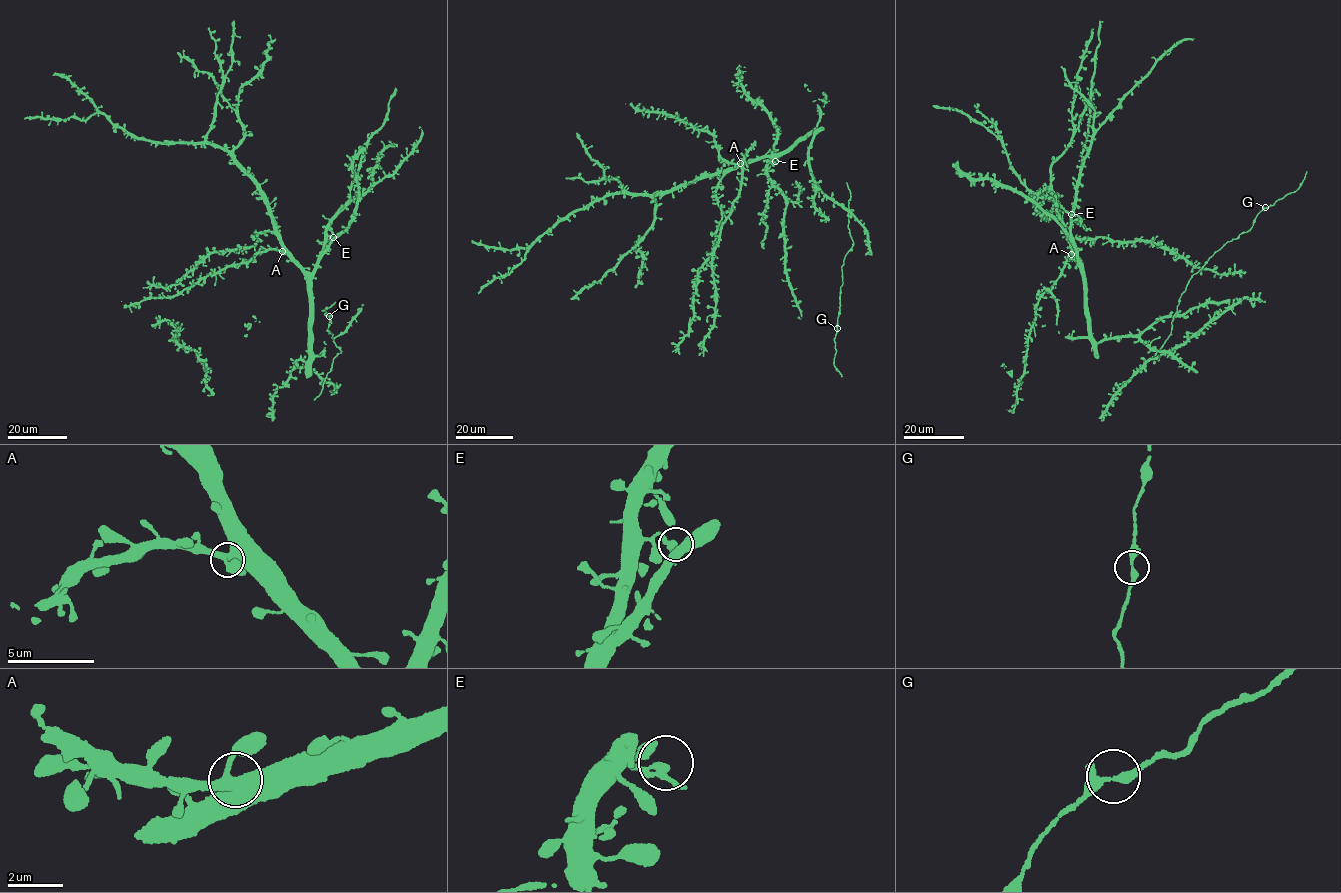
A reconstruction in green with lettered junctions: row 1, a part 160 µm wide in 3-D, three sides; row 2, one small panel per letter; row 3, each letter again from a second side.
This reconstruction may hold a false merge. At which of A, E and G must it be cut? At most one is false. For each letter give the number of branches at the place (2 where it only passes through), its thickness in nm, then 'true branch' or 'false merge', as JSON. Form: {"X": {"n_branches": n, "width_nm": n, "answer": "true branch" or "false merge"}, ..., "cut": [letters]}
{"A": {"n_branches": 3, "width_nm": 360, "answer": "true branch"}, "E": {"n_branches": 2, "width_nm": 260, "answer": "true branch"}, "G": {"n_branches": 3, "width_nm": 240, "answer": "true branch"}, "cut": []}

